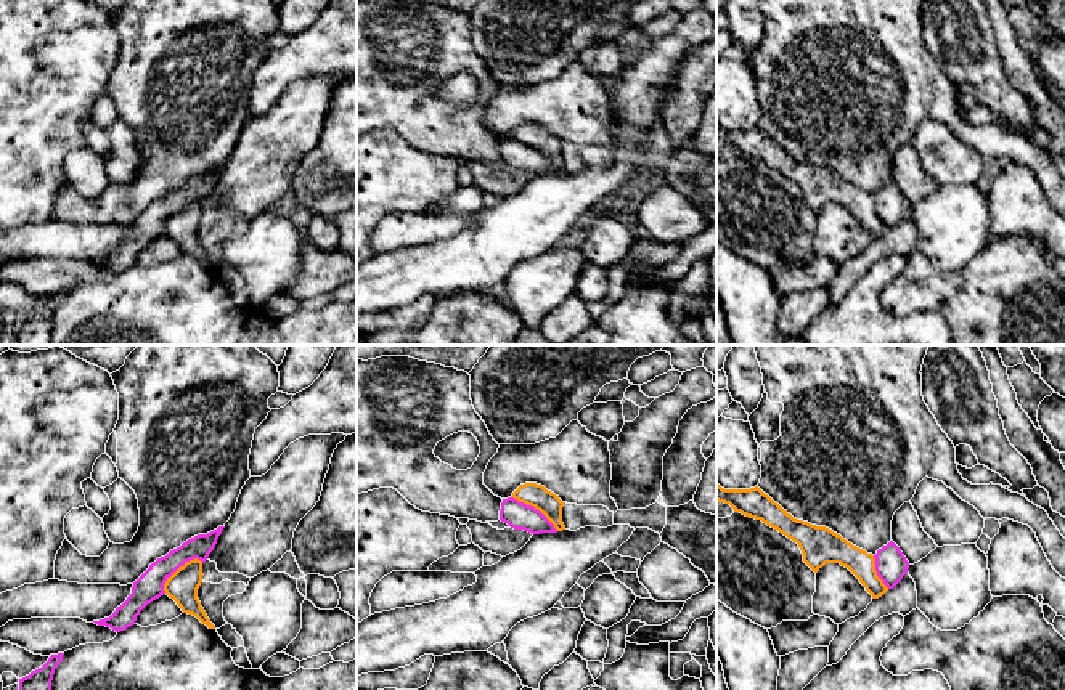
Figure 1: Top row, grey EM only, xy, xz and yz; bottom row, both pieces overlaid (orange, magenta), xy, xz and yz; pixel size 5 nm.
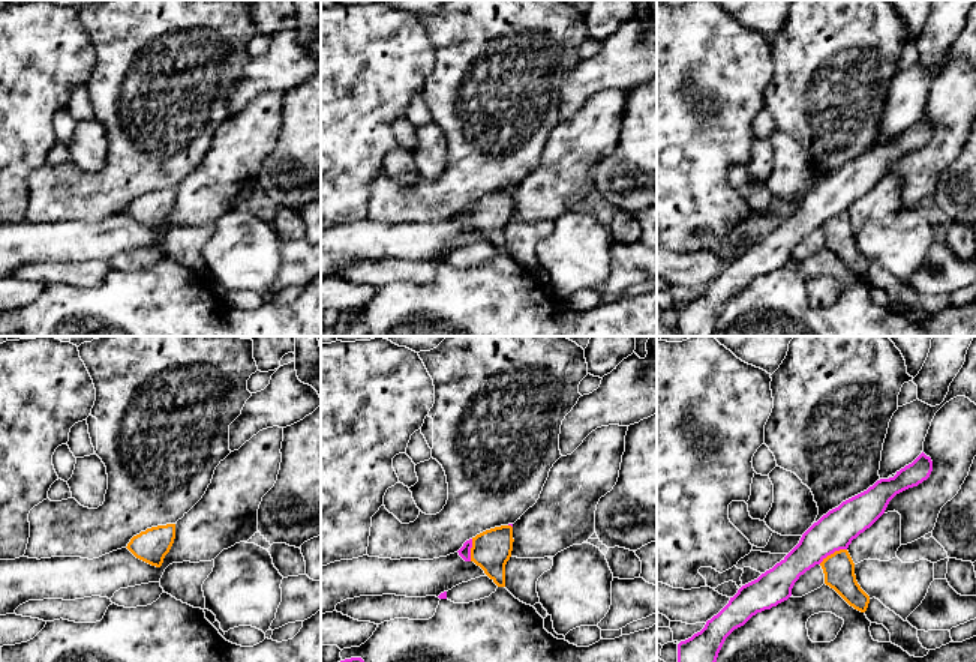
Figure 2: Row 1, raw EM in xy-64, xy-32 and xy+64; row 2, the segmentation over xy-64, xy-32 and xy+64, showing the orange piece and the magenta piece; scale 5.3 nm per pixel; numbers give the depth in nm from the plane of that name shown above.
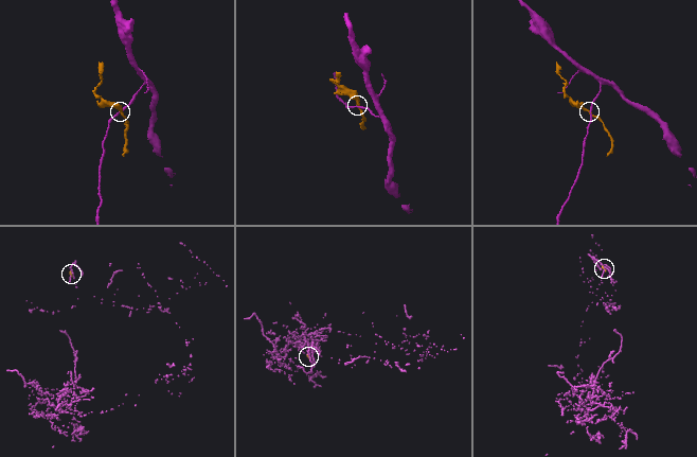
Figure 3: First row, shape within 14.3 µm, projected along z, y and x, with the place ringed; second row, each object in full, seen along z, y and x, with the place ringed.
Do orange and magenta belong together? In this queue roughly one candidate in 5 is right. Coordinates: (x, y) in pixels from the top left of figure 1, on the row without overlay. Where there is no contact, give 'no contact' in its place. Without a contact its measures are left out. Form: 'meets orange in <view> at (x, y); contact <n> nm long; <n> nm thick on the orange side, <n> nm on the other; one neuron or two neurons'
meets orange in xy at (179, 209); contact 260 nm long; 160 nm thick on the orange side, 140 nm on the other; two neurons

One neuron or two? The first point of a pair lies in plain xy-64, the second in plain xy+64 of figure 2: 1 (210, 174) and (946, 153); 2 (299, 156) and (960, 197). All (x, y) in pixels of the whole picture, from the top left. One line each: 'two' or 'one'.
1: one
2: one

